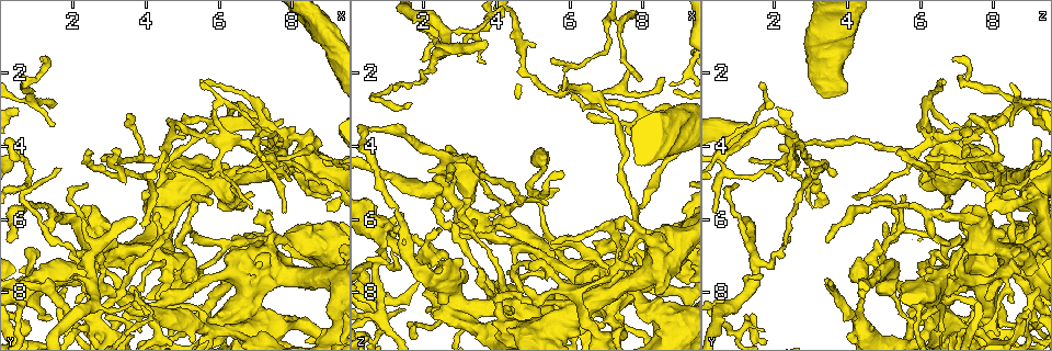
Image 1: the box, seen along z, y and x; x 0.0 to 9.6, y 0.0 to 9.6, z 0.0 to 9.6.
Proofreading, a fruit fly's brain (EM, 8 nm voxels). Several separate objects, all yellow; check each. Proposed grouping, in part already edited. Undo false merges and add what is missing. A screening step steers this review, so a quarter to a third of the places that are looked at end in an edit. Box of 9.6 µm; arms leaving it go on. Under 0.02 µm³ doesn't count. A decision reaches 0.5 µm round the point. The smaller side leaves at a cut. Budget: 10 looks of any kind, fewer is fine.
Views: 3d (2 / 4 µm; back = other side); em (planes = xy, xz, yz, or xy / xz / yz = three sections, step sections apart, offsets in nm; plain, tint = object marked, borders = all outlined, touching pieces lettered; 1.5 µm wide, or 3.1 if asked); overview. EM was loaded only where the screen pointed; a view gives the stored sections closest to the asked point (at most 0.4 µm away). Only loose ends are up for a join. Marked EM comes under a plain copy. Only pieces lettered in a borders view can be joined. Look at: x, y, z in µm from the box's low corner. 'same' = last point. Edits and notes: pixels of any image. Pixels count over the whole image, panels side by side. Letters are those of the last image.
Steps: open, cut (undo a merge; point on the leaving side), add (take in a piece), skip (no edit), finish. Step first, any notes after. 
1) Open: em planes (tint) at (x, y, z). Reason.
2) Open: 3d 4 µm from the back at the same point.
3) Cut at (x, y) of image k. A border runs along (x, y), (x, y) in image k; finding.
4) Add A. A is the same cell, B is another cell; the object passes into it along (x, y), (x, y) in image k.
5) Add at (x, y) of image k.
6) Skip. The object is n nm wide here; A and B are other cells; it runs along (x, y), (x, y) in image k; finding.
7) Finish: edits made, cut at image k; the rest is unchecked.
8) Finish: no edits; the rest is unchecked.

Open: em xz step 4 (tint) at (6.95, 3.95, 2.80). Sharp bend.

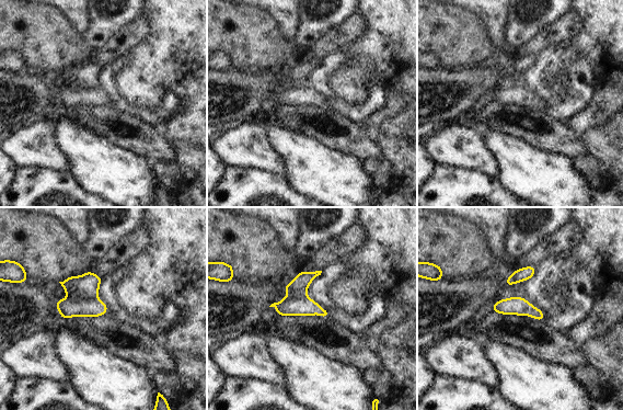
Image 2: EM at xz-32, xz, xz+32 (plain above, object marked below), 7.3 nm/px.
Open: em planes (tint) at the same point.

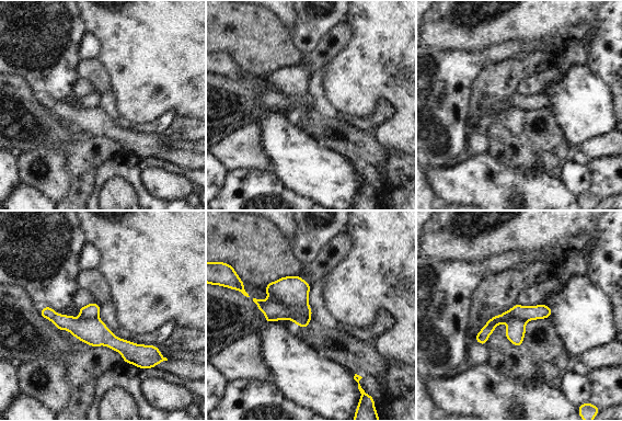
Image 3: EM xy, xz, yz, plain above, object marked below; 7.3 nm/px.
Open: em planes (borders) at the same point.

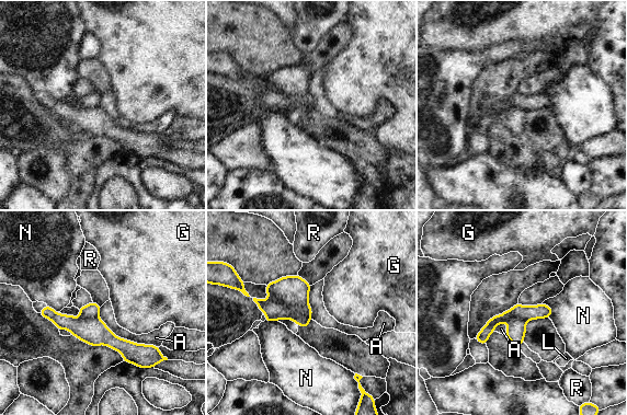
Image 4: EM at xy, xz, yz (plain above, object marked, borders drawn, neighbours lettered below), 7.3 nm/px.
Cut at (293, 290) of image 4. A, G, L, N and R are other cells; a border runs along (269, 297), (293, 306), (295, 318) in image 4; a second neuron is stuck on.

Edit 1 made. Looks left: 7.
Open: overview.

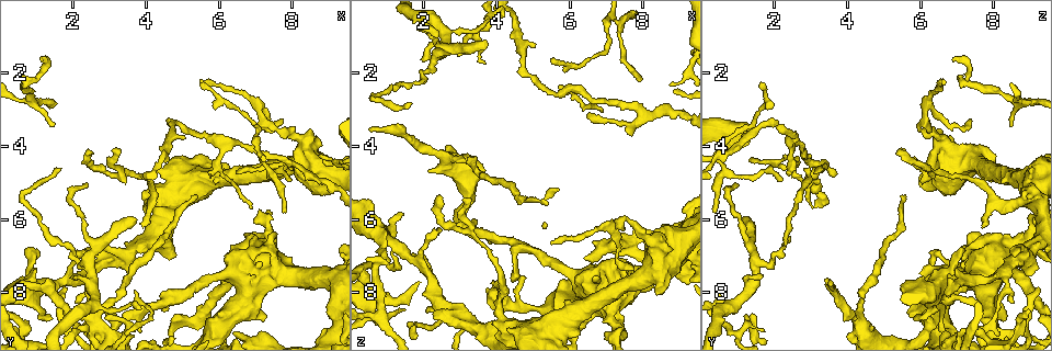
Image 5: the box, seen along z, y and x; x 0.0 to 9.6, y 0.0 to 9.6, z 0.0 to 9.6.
Open: em xz step 4 (borders) at (6.95, 5.75, 3.00). An open end.

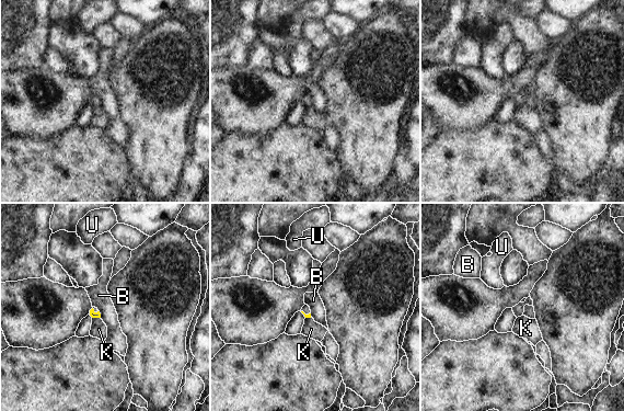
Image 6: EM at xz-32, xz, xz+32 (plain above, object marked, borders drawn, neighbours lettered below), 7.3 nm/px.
Open: em planes (borders) at the same point. Another direction.

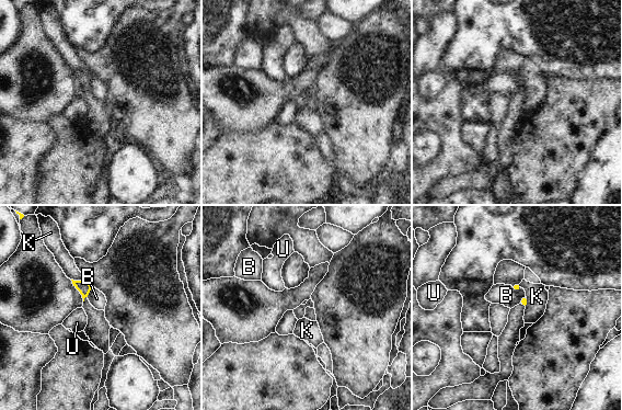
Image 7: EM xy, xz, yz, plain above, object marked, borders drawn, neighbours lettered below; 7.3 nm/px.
Skip. B, K and U are other cells; a border runs along (92, 287), (87, 296) in image 7; no lettered piece goes on from it.

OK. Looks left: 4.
Open: 3d 4 µm at (2.85, 8.70, 1.20). Tapers out.

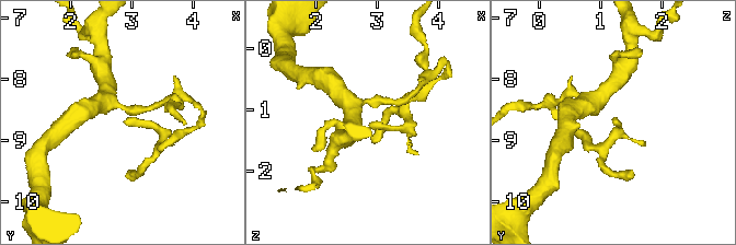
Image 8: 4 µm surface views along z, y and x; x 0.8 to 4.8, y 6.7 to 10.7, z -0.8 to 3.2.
Open: em planes (tint) at (2.85, 8.75, 1.20). Now the EM.

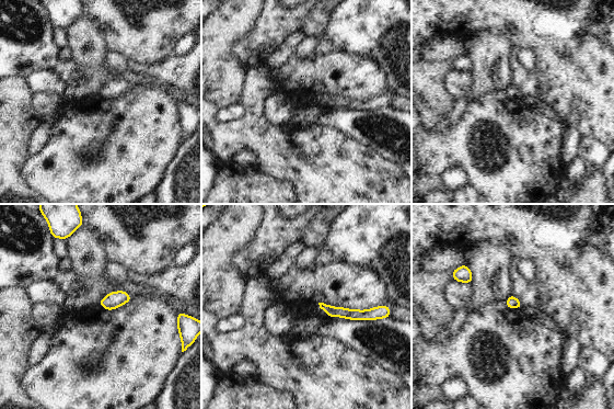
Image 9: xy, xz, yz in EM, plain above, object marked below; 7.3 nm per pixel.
Open: em planes (borders) at the same point. What lies round it.

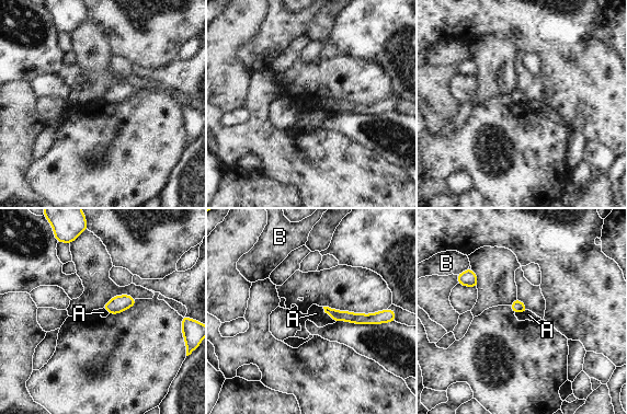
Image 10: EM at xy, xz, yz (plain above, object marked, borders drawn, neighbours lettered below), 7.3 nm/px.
Skip. A and B are other cells; a border runs along (322, 307), (335, 321) in image 10; no lettered piece goes on from it.

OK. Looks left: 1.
Finish: edits made, cut at image 4; the rest is unchecked.

